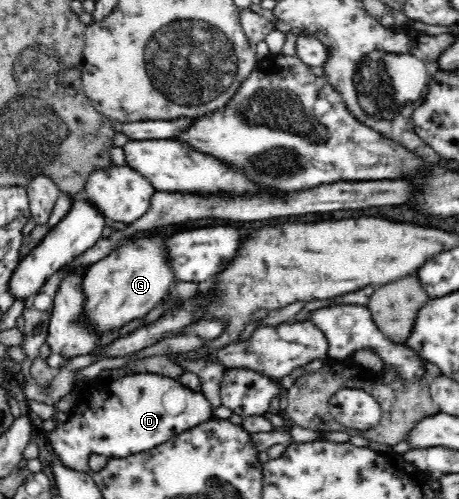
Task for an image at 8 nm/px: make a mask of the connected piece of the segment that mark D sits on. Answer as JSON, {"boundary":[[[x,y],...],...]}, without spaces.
{"boundary":[[[144,372],[116,379],[94,379],[79,386],[76,405],[68,419],[56,424],[42,438],[54,451],[54,457],[72,471],[89,471],[86,460],[92,455],[125,459],[148,451],[175,435],[213,418],[211,403],[180,382],[163,374]]]}

